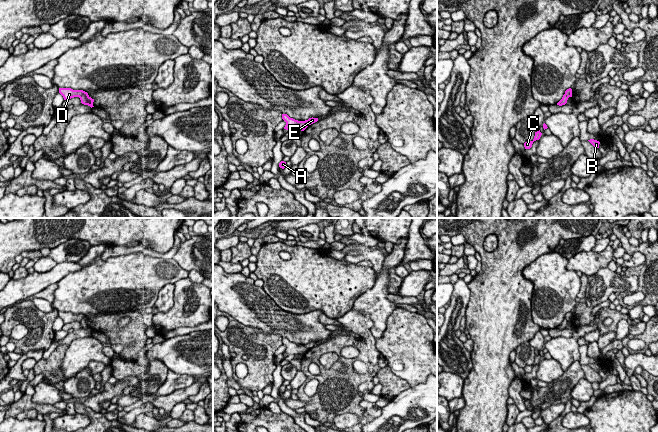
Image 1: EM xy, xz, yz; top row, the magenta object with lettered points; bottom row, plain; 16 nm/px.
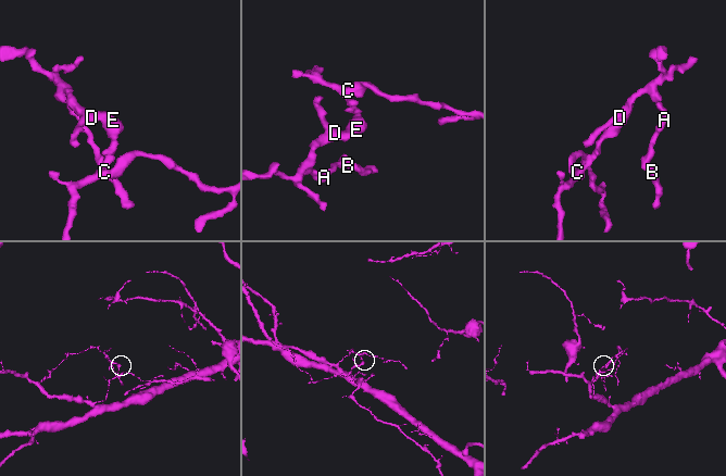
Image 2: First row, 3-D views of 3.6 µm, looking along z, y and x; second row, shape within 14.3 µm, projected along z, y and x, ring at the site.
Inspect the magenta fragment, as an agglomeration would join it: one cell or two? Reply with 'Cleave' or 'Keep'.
Cleave

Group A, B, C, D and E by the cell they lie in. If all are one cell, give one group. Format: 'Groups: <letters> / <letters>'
Groups: A B D / C E

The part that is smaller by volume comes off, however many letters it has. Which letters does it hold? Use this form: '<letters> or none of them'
A, B, D

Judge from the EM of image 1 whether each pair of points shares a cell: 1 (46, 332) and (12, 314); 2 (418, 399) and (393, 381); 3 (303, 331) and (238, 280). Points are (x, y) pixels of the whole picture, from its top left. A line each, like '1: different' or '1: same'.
1: same
2: different
3: same

